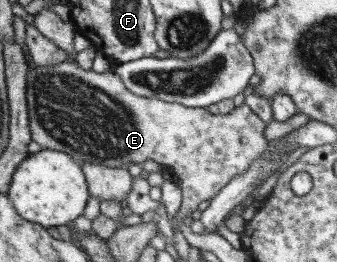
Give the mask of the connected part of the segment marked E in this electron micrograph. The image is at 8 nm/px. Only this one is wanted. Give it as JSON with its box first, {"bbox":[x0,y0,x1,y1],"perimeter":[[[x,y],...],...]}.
{"bbox":[27,59,268,226],"perimeter":[[[73,59],[56,66],[29,68],[27,82],[31,138],[43,149],[68,154],[80,163],[89,162],[108,168],[128,168],[133,163],[142,165],[147,160],[154,160],[171,170],[183,198],[178,214],[170,217],[170,220],[175,220],[172,226],[183,222],[184,216],[191,215],[200,202],[213,199],[235,176],[249,170],[252,161],[260,157],[268,147],[268,140],[264,137],[267,124],[246,104],[234,107],[226,114],[212,114],[206,107],[192,108],[158,98],[136,96],[128,91],[120,76],[112,70],[98,74],[78,67]]]}

